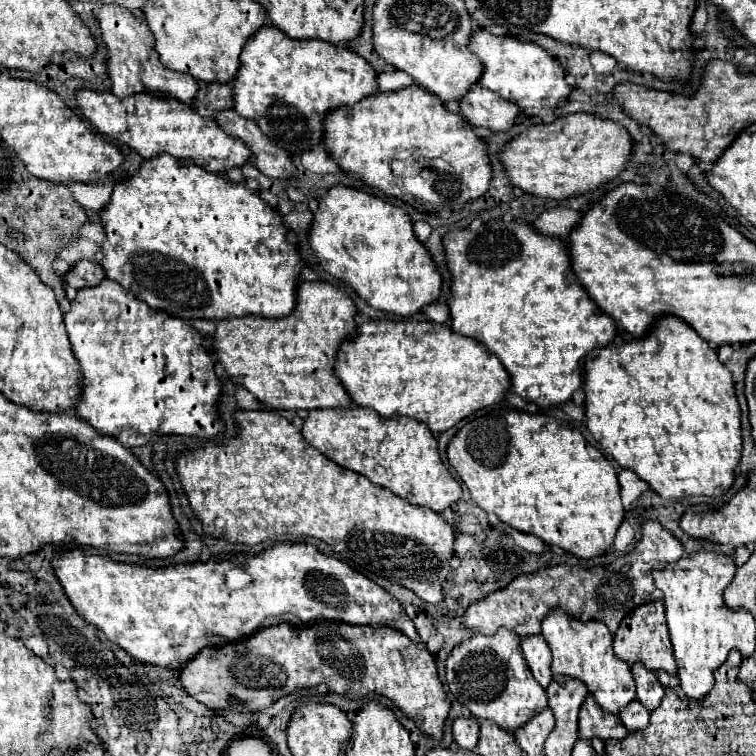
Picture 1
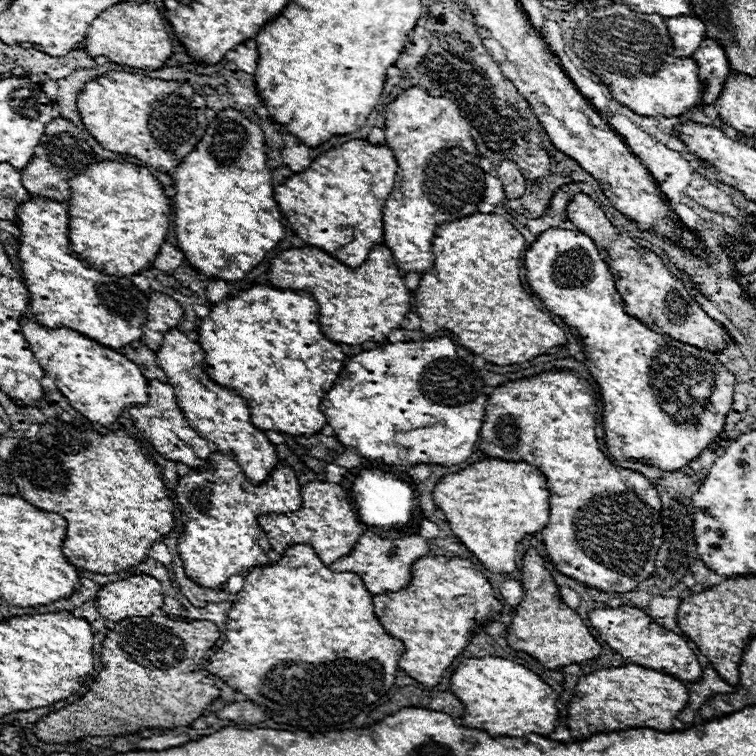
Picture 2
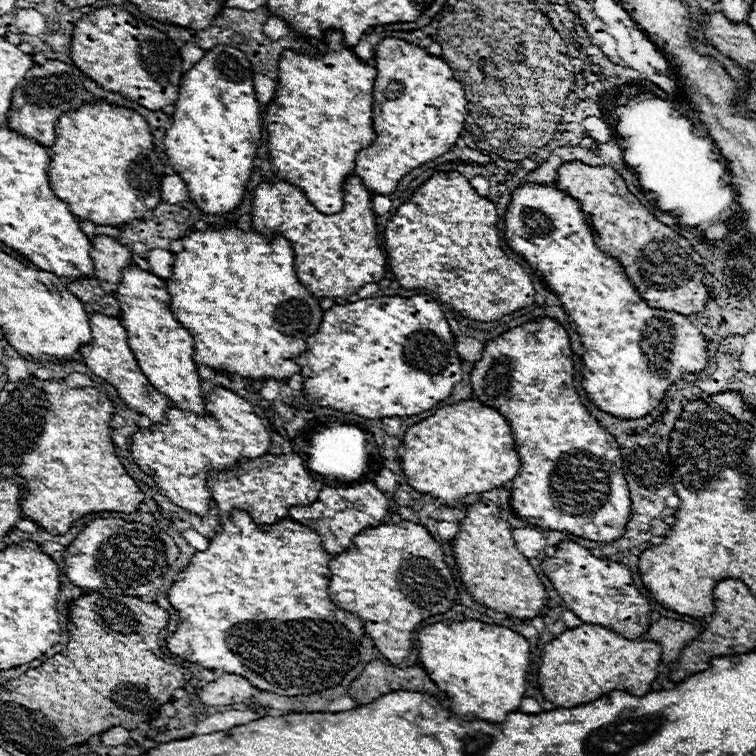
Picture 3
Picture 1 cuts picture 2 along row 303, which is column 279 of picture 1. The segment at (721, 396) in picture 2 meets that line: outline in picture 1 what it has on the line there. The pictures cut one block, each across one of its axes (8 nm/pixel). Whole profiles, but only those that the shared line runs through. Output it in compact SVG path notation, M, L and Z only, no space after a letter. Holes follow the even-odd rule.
M276 542L270 548L252 556L252 574L248 574L246 568L242 567L240 561L231 557L230 560L198 560L192 564L150 568L114 562L104 556L88 554L80 548L54 552L52 556L52 568L58 576L58 582L62 584L68 600L72 602L80 618L86 624L100 628L112 644L124 648L134 660L158 664L164 668L182 666L206 646L224 646L230 642L238 642L264 626L282 622L294 626L310 626L316 622L334 620L348 624L390 626L404 632L414 642L420 640L412 620L406 616L402 604L392 594L388 594L384 588L380 588L376 582L368 580L360 572L352 570L346 562L322 554L312 544Z

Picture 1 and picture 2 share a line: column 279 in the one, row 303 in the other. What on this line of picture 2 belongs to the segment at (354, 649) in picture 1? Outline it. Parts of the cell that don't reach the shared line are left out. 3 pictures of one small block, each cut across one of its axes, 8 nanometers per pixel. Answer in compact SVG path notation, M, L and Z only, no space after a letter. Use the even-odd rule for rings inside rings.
M576 194L568 206L568 220L586 236L594 240L598 250L604 254L604 262L612 270L616 290L620 292L624 300L624 310L632 314L634 318L642 320L650 330L662 332L672 336L674 340L706 348L710 352L724 350L724 326L718 324L714 318L710 318L702 306L688 294L682 280L674 276L666 266L664 260L650 252L648 248L636 244L632 238L622 236L616 226L610 224L606 214L600 210L600 206L586 194Z

